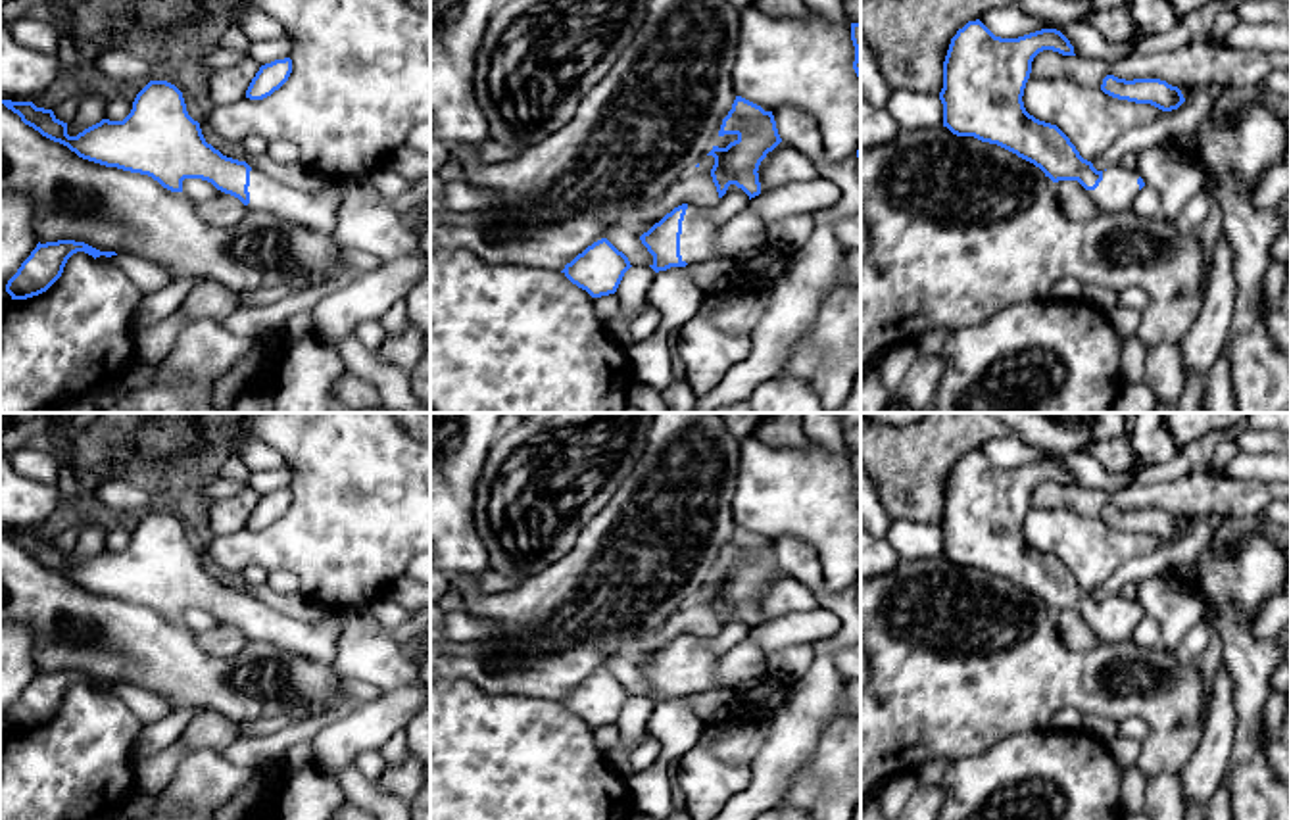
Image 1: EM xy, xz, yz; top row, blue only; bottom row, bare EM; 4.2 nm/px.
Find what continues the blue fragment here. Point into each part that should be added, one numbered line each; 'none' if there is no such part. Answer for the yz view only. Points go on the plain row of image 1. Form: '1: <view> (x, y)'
1: yz (1117, 621)

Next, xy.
1: xy (316, 642)

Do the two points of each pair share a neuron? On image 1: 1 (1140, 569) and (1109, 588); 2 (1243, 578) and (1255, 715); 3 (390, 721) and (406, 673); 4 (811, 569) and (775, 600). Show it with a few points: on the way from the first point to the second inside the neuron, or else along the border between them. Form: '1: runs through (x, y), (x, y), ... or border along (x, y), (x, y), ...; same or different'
1: runs through (1132, 569), (1117, 580); same
2: runs through (1238, 613), (1238, 646), (1251, 661), (1251, 680); same
3: border along (410, 682), (383, 692); different
4: border along (782, 569), (802, 580), (819, 603); different

